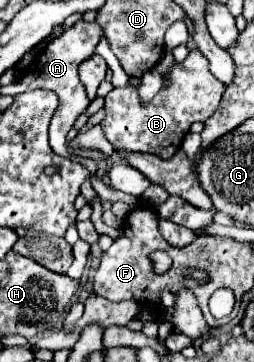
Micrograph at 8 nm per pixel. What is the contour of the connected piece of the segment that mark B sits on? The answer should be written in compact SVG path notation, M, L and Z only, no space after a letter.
M198 50L190 52L184 62L176 64L170 74L164 76L164 86L145 106L138 96L140 82L140 78L130 76L124 88L112 88L108 92L108 96L104 98L106 116L100 126L115 148L156 154L162 160L168 160L176 154L182 138L188 134L194 122L204 122L214 114L224 94L224 84L212 76L212 72L208 70L208 60Z

